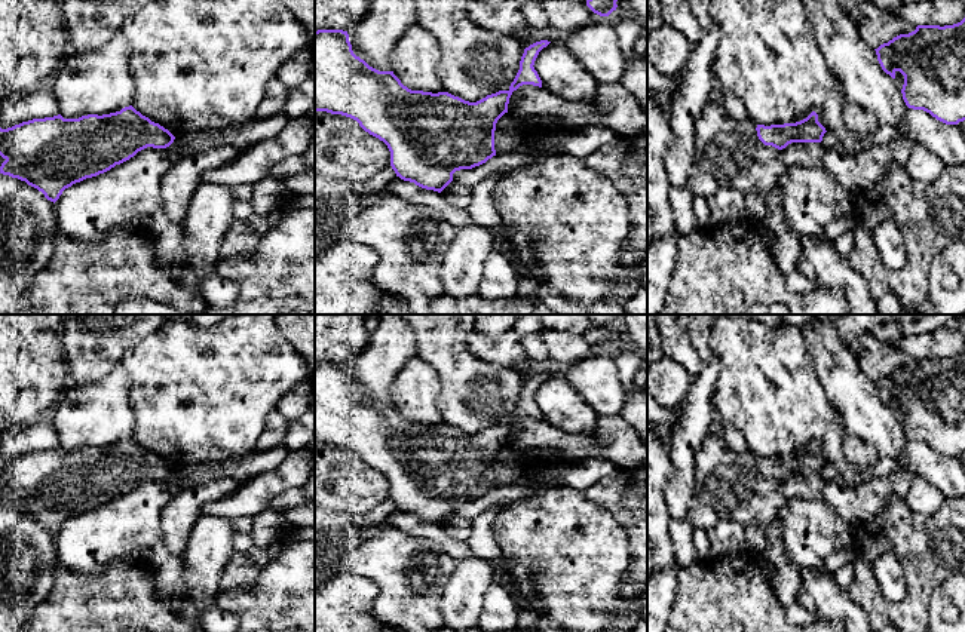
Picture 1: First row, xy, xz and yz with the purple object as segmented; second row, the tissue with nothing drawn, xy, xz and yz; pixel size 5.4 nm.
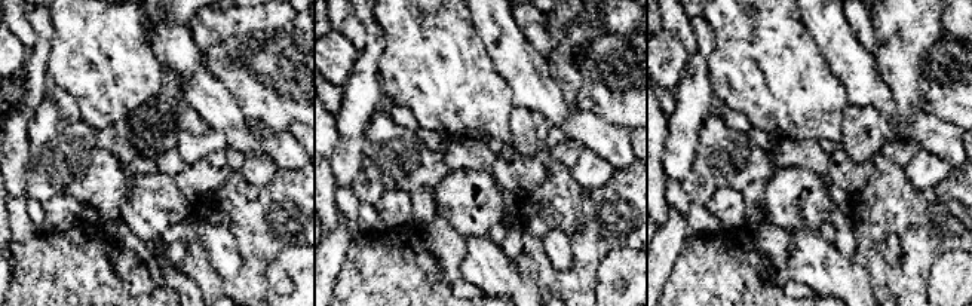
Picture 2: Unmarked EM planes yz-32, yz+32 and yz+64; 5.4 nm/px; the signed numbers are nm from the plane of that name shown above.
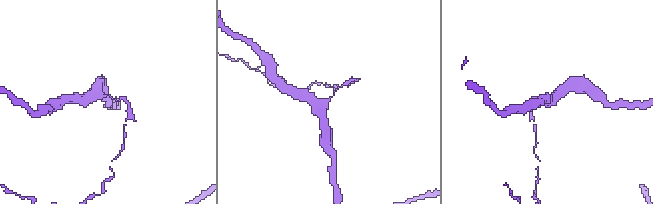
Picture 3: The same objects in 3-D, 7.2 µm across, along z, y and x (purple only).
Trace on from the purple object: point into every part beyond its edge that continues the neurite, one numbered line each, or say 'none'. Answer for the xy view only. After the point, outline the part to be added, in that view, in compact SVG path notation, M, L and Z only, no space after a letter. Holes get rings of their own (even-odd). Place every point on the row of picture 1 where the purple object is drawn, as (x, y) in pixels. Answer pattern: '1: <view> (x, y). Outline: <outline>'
none

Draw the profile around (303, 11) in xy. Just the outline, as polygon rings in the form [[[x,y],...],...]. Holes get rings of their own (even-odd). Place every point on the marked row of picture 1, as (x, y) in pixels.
[[[282,0],[291,13],[303,24],[310,37],[310,50],[315,56],[315,0]]]

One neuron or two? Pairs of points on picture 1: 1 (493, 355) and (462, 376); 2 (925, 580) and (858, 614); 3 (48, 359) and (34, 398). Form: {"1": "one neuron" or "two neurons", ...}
{"1": "two neurons", "2": "two neurons", "3": "one neuron"}

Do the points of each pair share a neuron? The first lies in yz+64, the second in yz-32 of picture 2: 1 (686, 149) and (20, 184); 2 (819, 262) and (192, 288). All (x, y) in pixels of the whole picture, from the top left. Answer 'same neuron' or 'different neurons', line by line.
1: same neuron
2: same neuron

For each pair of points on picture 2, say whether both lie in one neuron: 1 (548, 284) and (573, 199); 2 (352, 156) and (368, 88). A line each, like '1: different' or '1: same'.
1: same
2: same

